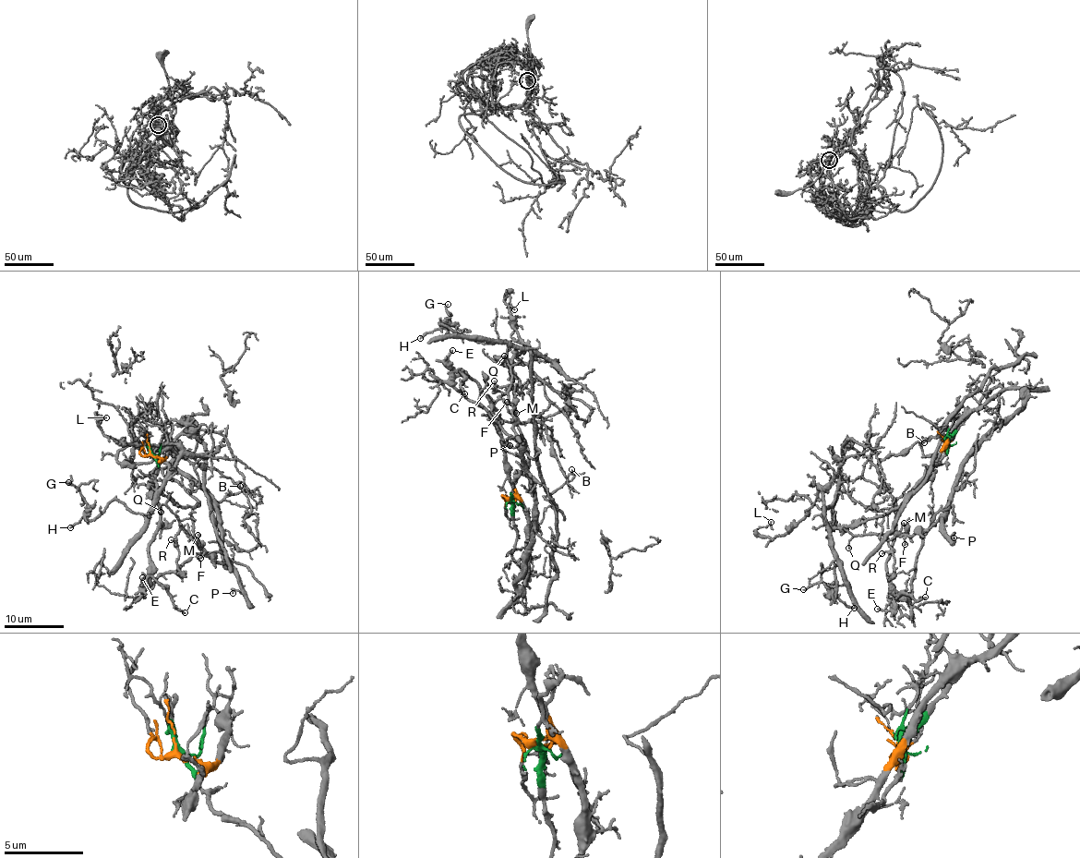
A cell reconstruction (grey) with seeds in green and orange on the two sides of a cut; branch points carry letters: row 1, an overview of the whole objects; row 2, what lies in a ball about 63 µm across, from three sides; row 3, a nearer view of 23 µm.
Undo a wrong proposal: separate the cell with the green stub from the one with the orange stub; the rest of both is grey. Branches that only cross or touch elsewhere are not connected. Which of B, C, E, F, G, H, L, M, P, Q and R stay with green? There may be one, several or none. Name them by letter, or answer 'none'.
G, H, L

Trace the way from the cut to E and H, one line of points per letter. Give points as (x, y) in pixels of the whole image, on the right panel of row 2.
E: (946, 442), (929, 476), (911, 491), (898, 513), (894, 540), (886, 565), (893, 605), (889, 610), (877, 609)
H: (946, 442), (933, 476), (903, 504), (830, 531), (842, 564), (835, 566), (834, 599), (853, 608)

